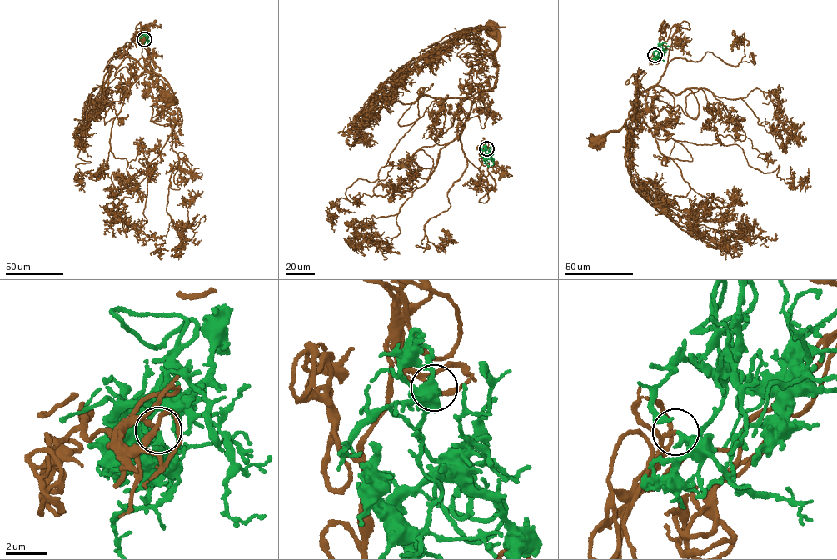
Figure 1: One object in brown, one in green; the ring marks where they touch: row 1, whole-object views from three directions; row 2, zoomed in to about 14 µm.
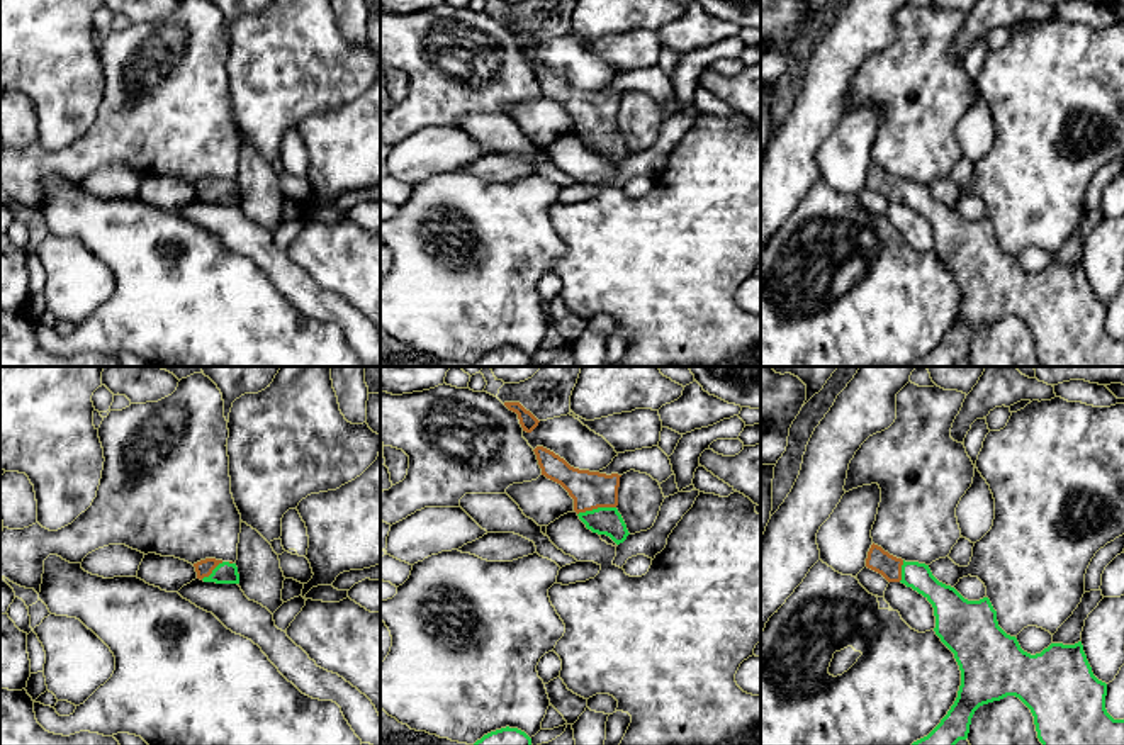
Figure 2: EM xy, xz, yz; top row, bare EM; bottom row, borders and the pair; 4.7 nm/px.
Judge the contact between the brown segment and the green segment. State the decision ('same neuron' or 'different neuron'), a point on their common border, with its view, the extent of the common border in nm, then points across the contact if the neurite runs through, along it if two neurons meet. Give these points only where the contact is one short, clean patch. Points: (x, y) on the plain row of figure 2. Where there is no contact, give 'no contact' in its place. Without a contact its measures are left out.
same neuron; meets brown in xz at (596, 128); contact 190 nm long; runs through xz (590, 111), (595, 116), (596, 128), (608, 141)

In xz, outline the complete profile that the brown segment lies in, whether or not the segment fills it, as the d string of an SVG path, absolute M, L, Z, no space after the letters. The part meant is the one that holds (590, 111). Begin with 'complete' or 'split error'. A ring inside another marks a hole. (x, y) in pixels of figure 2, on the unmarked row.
split error; M537 66L535 70L542 95L560 104L574 119L574 131L587 149L610 156L616 165L630 154L618 132L618 93L599 93L570 87L554 71Z

